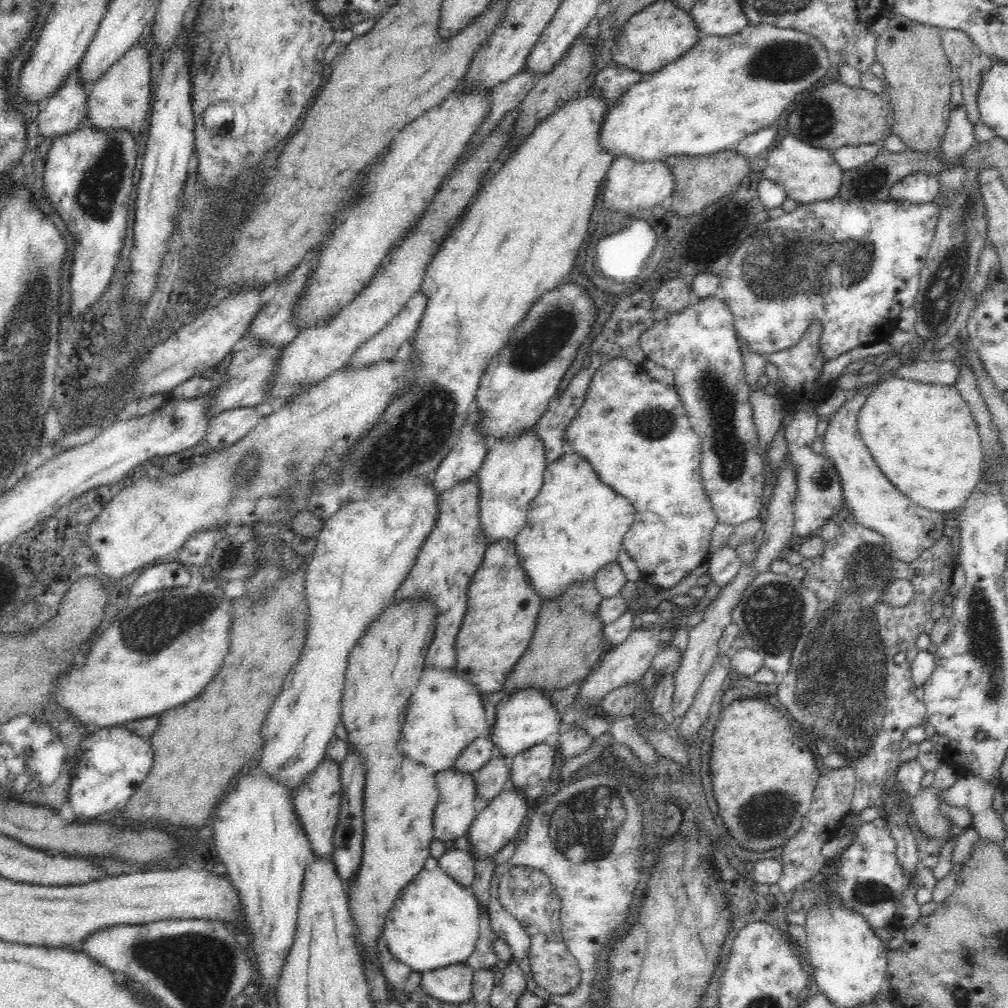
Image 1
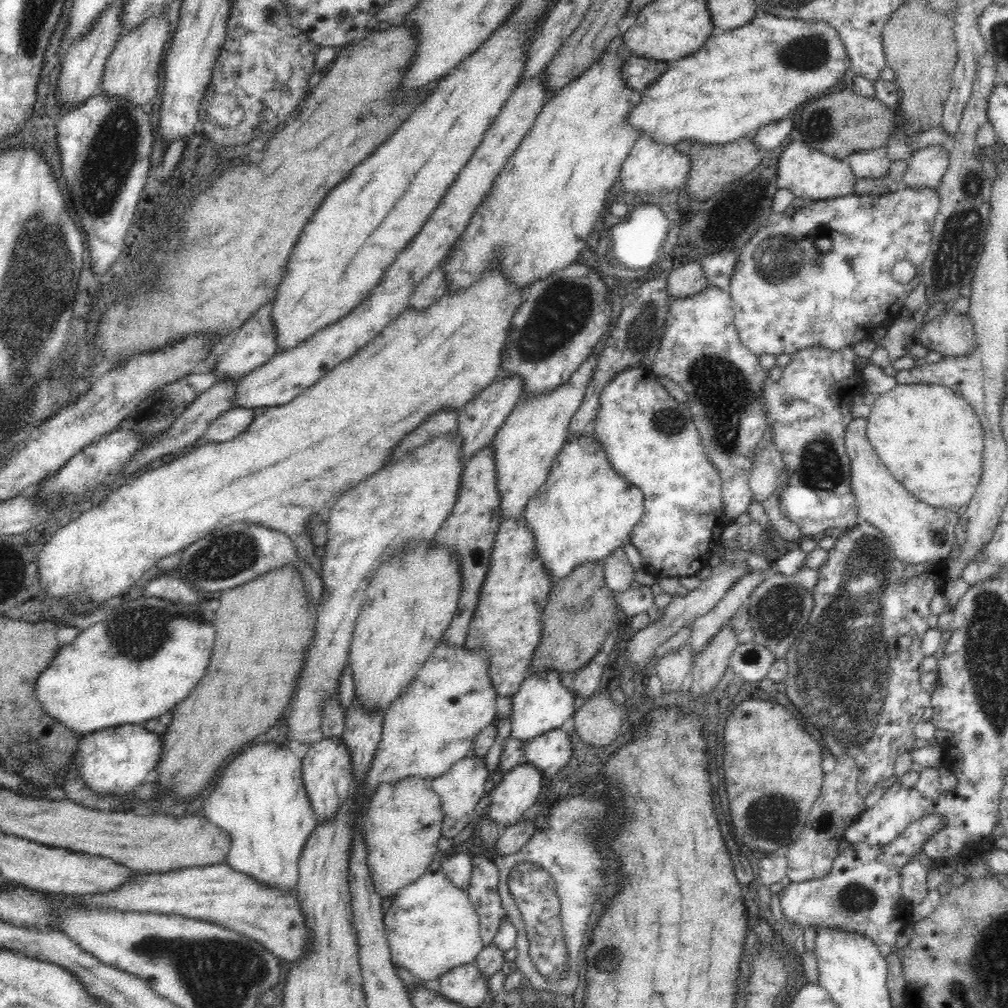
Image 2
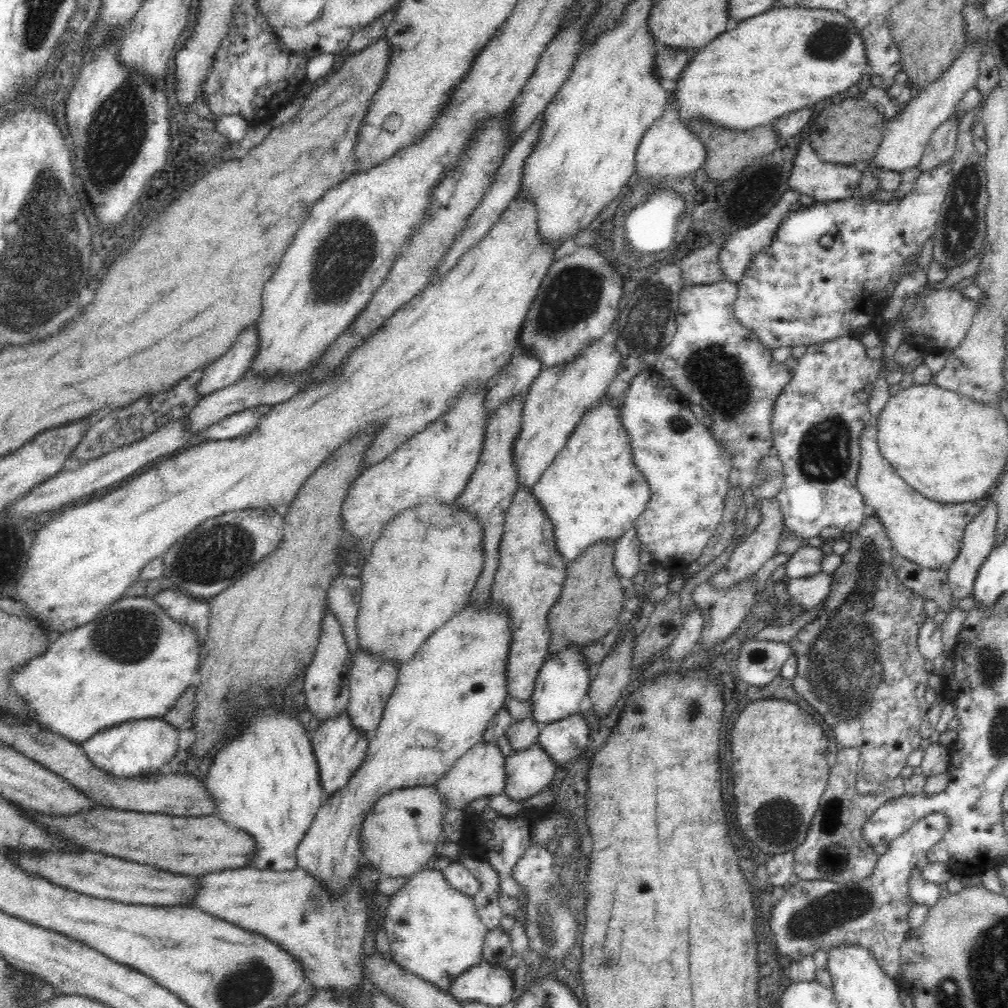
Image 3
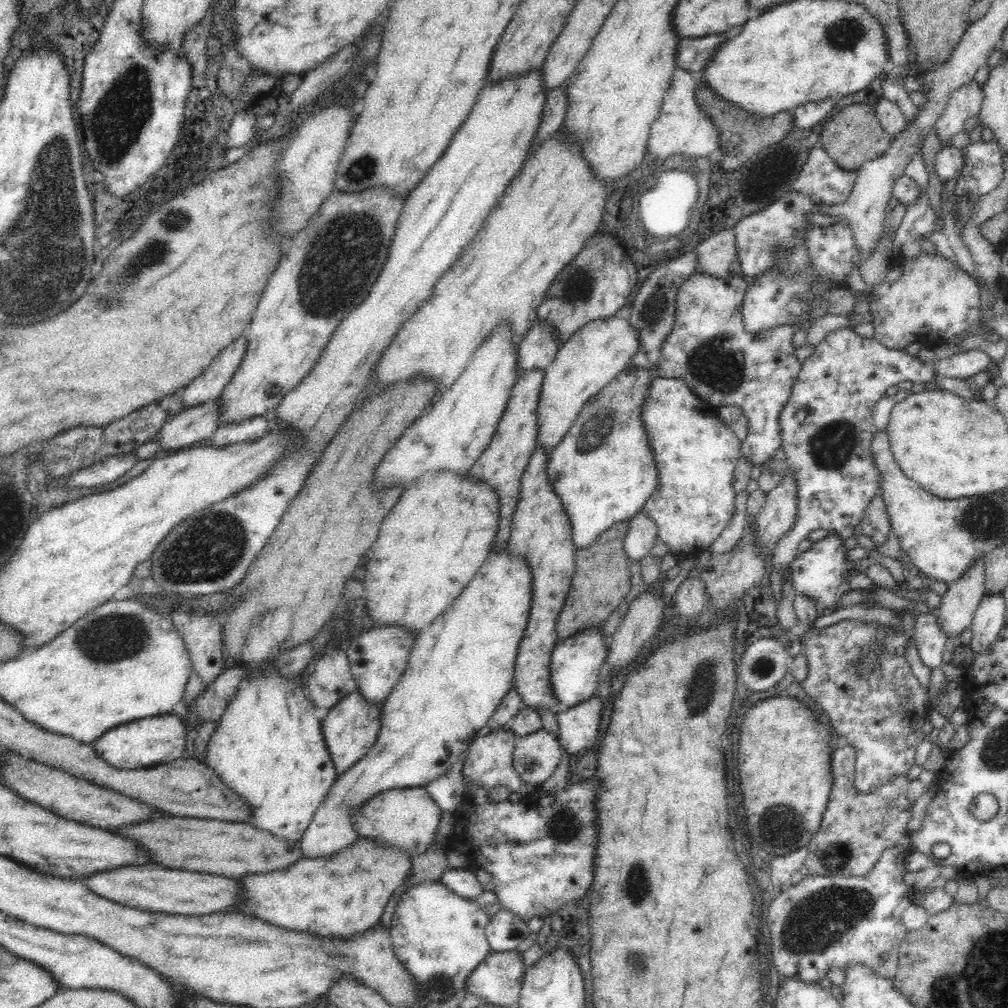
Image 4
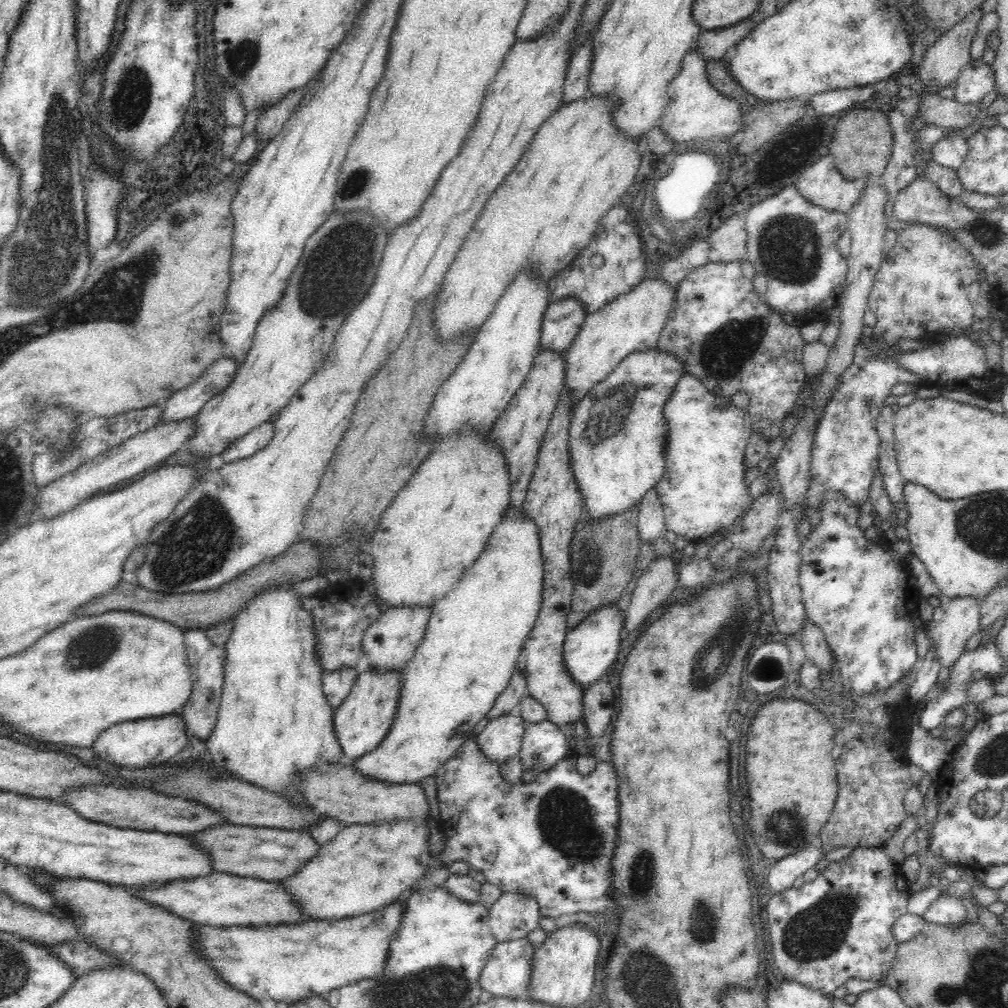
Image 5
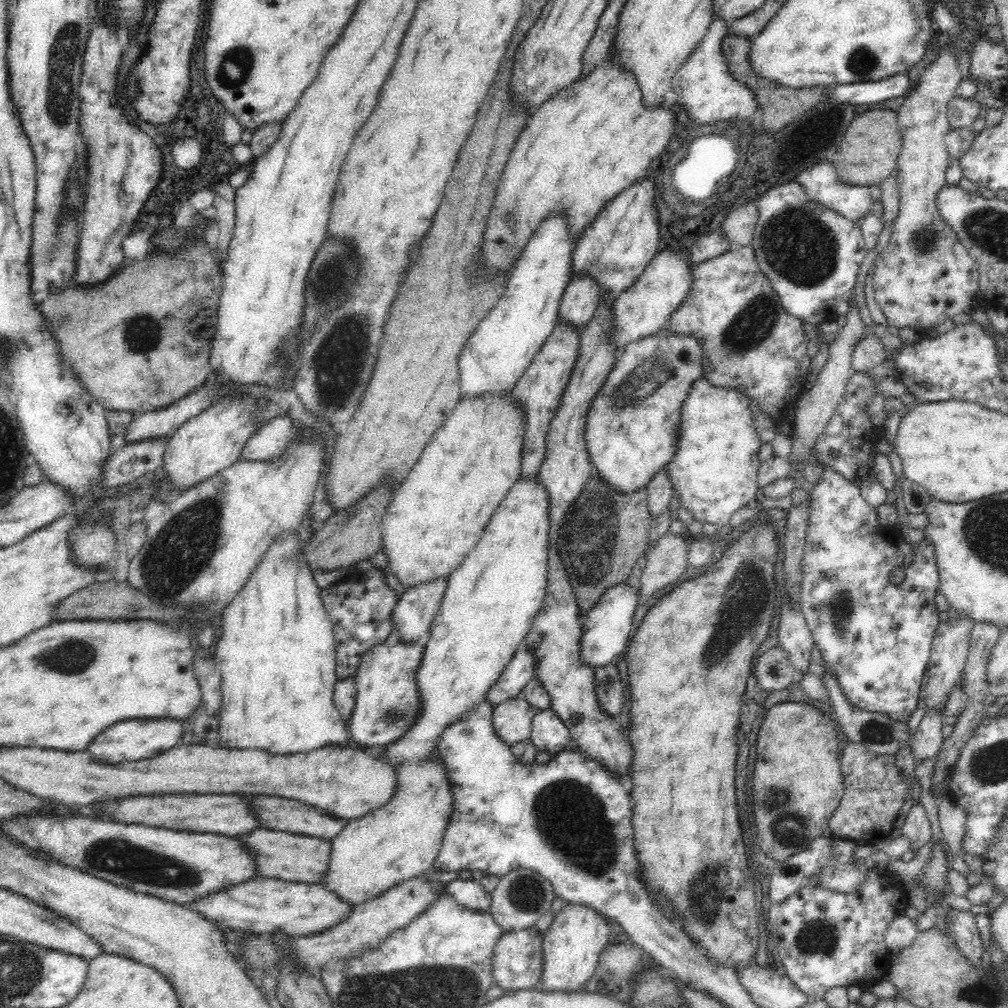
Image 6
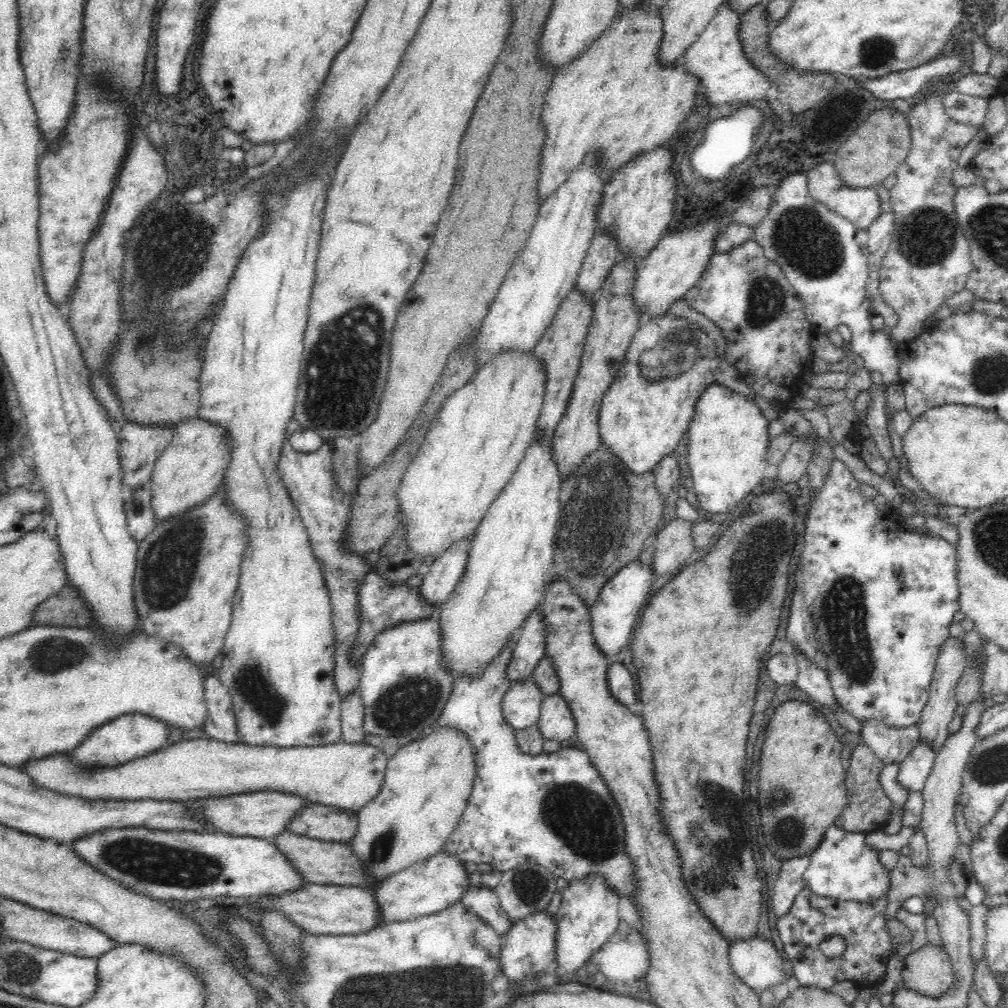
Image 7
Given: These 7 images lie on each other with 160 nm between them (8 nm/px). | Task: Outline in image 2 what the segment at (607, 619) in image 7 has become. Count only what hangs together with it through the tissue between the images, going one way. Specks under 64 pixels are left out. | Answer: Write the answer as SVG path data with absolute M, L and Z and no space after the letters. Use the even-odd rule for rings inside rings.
M535 671L520 684L520 688L511 696L510 738L521 744L532 741L549 730L560 728L574 713L574 693L562 686L560 675L556 671Z

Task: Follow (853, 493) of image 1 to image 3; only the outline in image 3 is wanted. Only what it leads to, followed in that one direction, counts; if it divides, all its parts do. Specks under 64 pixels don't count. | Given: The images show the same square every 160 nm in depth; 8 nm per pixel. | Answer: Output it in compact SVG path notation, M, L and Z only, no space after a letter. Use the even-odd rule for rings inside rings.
M873 420L860 432L860 467L857 490L864 498L868 513L876 515L885 529L894 554L910 560L922 568L946 571L960 552L963 533L968 522L982 510L984 502L966 504L938 504L921 496L894 471L882 457L877 442L877 430Z

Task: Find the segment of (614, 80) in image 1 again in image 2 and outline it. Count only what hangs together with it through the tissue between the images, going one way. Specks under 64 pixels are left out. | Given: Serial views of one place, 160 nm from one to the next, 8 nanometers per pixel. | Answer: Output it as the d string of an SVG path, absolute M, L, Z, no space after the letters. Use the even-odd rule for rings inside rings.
M626 56L620 66L620 77L626 89L643 91L668 68L666 61L652 61L639 56Z

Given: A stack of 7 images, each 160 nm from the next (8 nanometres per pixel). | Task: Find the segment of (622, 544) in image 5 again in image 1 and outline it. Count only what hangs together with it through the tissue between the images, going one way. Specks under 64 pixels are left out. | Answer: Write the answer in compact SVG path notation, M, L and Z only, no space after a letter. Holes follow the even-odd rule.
M592 578L578 581L560 597L544 602L529 644L504 678L500 690L512 693L532 688L550 696L552 691L584 679L608 648L608 641L602 640L605 624L597 616L602 600Z

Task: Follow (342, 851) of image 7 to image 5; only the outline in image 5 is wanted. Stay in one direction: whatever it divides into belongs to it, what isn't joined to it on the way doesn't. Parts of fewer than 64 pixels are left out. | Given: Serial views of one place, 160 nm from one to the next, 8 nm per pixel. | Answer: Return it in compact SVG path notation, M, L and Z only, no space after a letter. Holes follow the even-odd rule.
M230 822L212 826L204 832L200 830L190 838L194 840L194 844L202 846L202 849L208 852L212 870L270 882L284 880L294 874L300 866L311 860L312 856L316 856L321 847L306 830L240 826Z

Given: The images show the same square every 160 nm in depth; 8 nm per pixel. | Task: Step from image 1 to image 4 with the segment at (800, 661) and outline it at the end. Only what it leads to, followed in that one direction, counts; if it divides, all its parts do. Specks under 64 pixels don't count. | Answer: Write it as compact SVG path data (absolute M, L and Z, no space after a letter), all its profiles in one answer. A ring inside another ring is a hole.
M879 496L870 502L863 517L856 528L857 534L870 537L877 549L880 545L887 543L892 532L891 525L885 505ZM914 607L912 612L906 613L907 611L908 609L893 610L892 614L896 614L898 621L897 627L876 625L860 619L846 619L822 629L808 628L798 637L801 652L804 652L808 665L806 678L802 680L800 686L811 704L824 712L827 723L834 728L841 742L856 749L854 786L860 794L874 793L894 777L906 775L915 764L918 746L927 737L922 732L922 726L930 711L928 689L918 683L906 661L906 648L913 642L918 612ZM872 645L876 653L876 662L868 674L863 674L859 664L871 653Z

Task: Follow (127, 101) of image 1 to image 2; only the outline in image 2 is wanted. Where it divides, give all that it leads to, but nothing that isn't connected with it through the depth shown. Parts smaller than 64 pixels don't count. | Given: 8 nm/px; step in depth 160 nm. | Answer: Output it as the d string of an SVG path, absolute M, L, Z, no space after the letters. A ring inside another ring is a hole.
M157 14L139 24L129 33L124 33L114 51L104 62L102 78L100 78L99 92L110 99L122 99L130 101L136 107L142 107L147 114L150 111L150 100L158 94L160 84L160 63L163 63L162 55L164 46L168 42L168 22L164 14Z

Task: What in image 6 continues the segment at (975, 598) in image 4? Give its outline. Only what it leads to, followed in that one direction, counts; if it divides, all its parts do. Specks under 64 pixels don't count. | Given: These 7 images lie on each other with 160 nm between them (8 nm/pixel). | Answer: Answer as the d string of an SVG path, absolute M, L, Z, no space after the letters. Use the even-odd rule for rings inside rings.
M962 613L957 619L950 617L938 622L938 626L934 630L930 658L927 664L928 684L926 684L926 690L924 692L927 709L945 706L952 688L960 685L958 678L960 678L960 674L962 674L967 663L972 627L975 624L977 624L975 620L972 620L965 613Z

